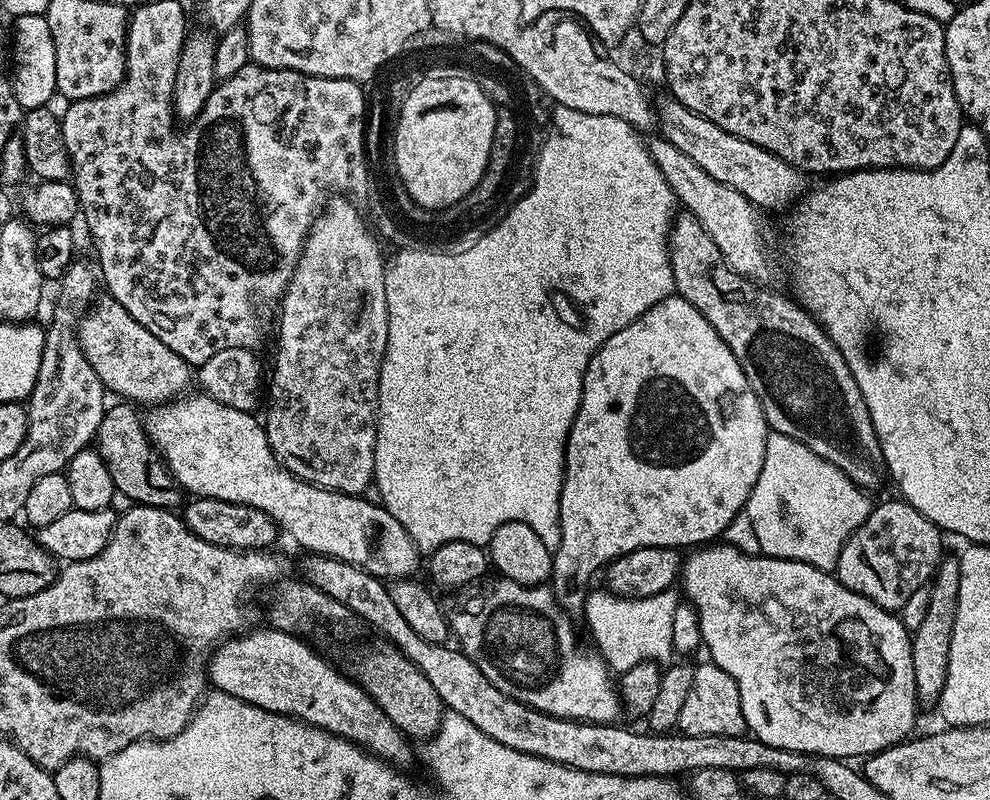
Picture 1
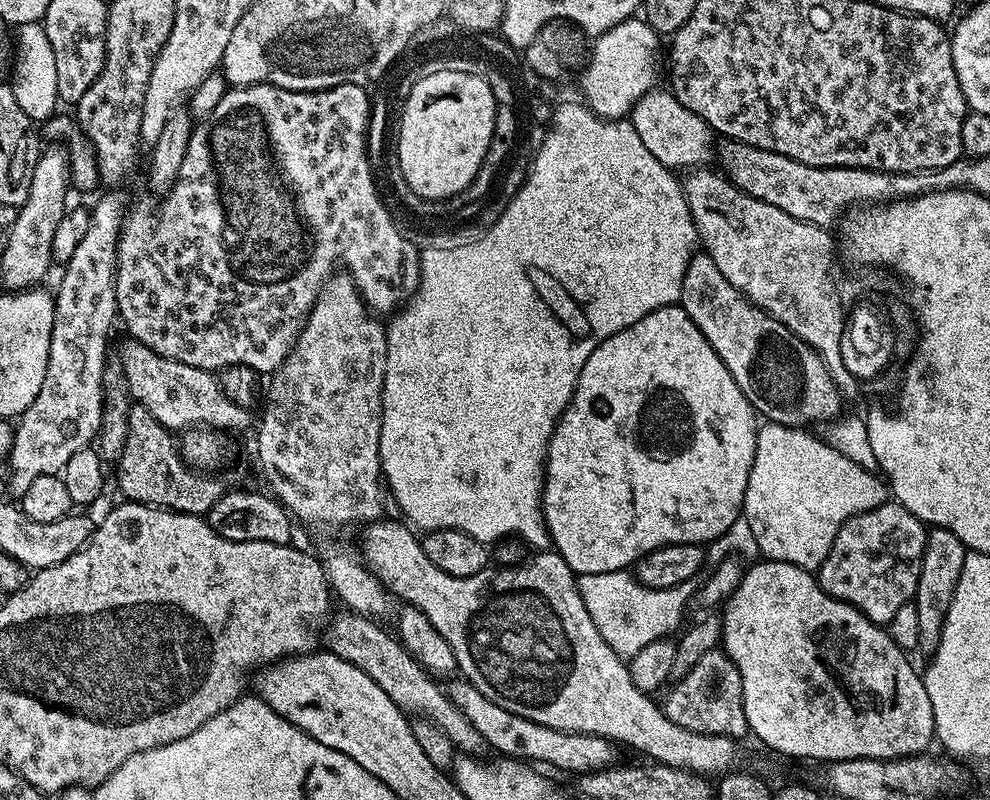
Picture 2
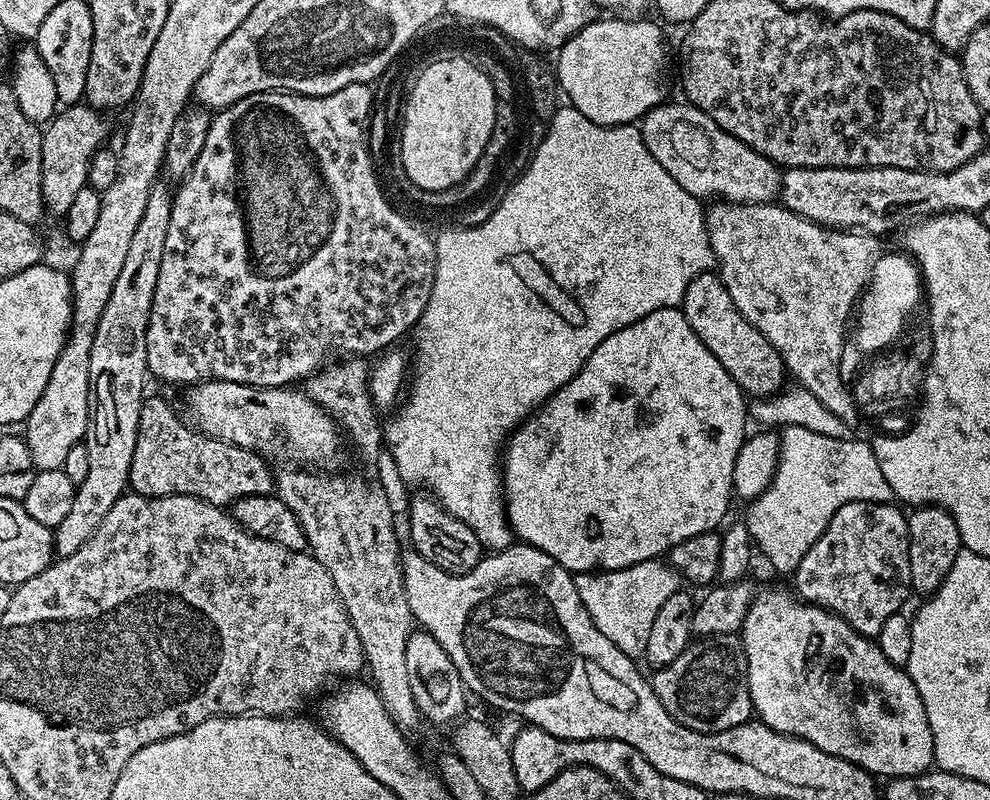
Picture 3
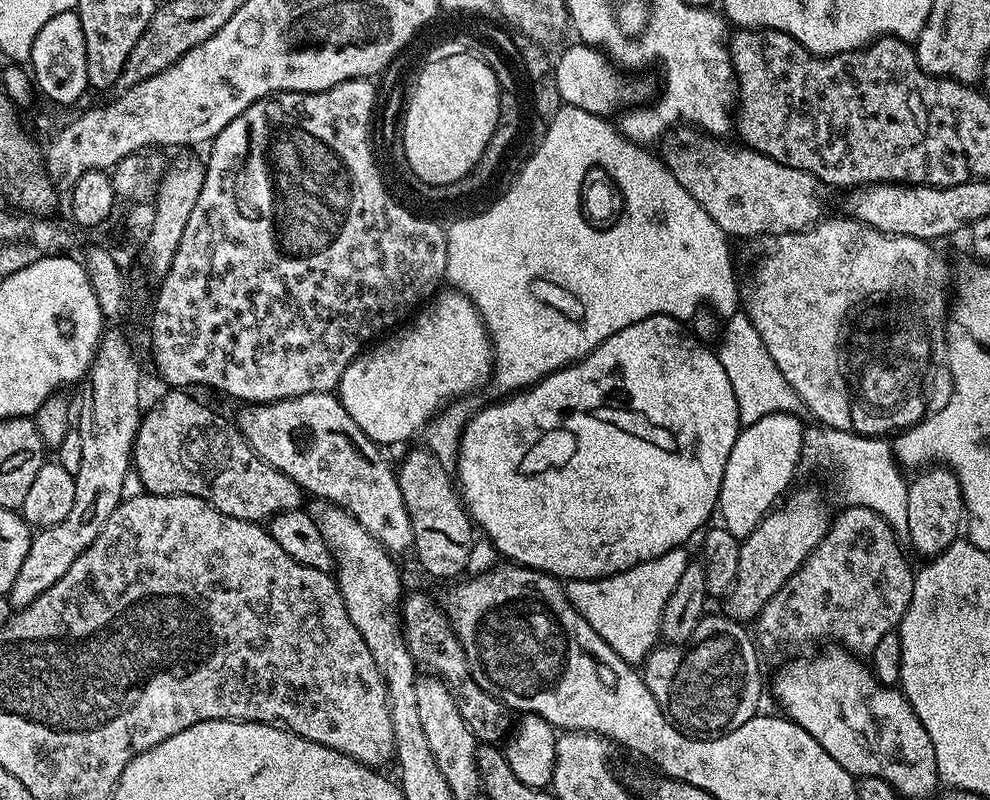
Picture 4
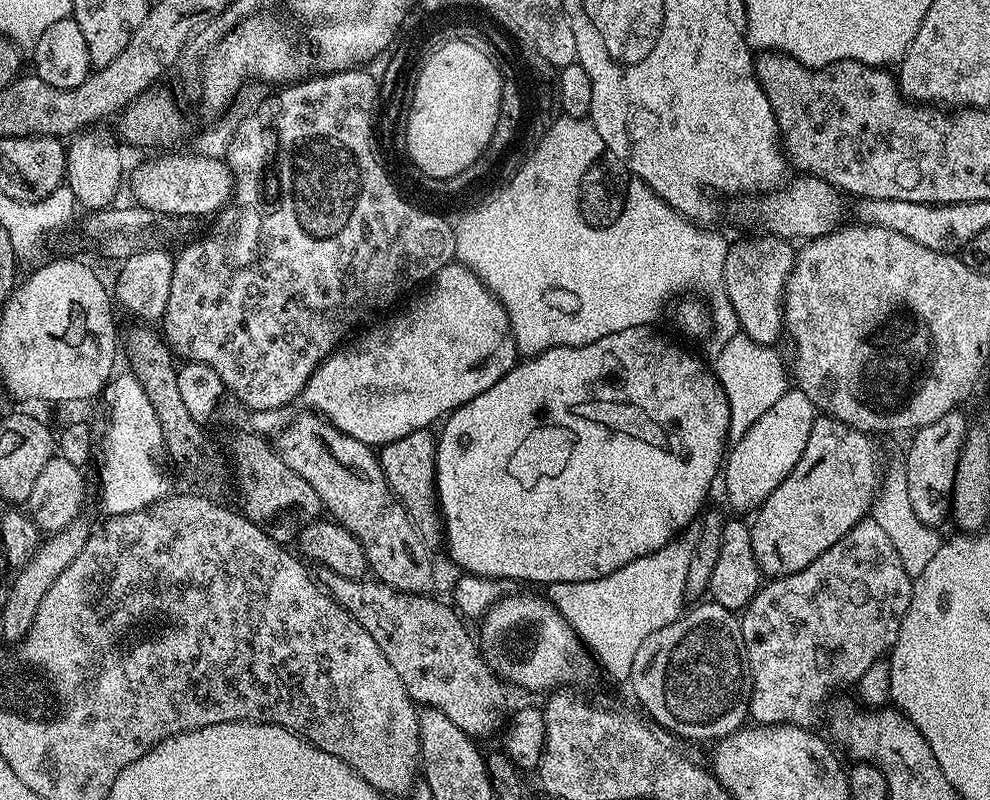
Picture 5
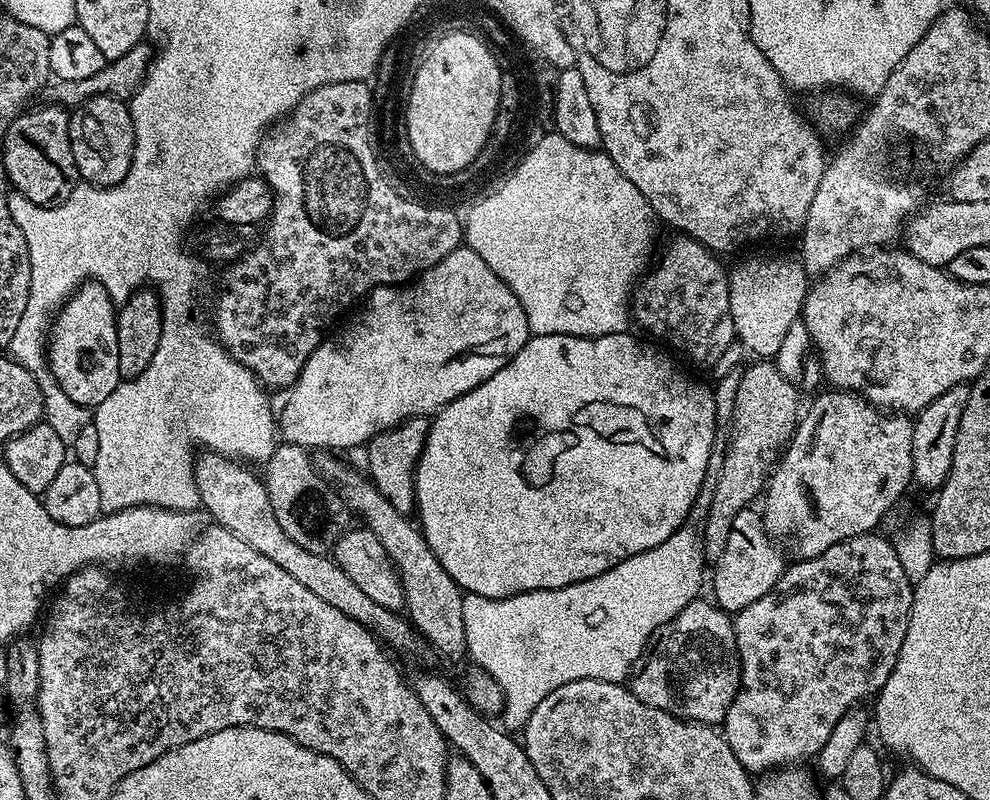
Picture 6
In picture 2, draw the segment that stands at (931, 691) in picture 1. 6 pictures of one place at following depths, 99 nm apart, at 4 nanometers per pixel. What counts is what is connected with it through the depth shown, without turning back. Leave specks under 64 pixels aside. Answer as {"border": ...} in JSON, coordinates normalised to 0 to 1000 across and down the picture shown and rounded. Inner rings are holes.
{"border":[[[937,660],[937,676],[931,693],[931,708],[927,718],[927,733],[923,754],[927,768],[927,793],[929,794],[928,814],[934,818],[944,815],[960,753],[964,753],[968,738],[968,723],[972,723],[972,708],[979,695],[979,686],[965,668],[955,660]]]}

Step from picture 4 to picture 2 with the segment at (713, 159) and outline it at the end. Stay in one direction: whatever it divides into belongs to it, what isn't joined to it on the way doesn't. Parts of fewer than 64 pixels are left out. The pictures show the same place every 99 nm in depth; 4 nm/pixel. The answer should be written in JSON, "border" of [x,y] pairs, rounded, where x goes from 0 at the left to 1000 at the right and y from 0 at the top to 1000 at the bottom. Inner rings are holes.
{"border":[[[660,113],[654,115],[644,129],[638,134],[636,149],[640,163],[644,163],[644,173],[648,173],[648,183],[669,203],[669,208],[680,213],[698,213],[716,204],[715,199],[720,199],[721,180],[719,185],[719,174],[721,166],[716,160],[713,151],[705,148],[685,123],[680,120],[678,114]]]}

